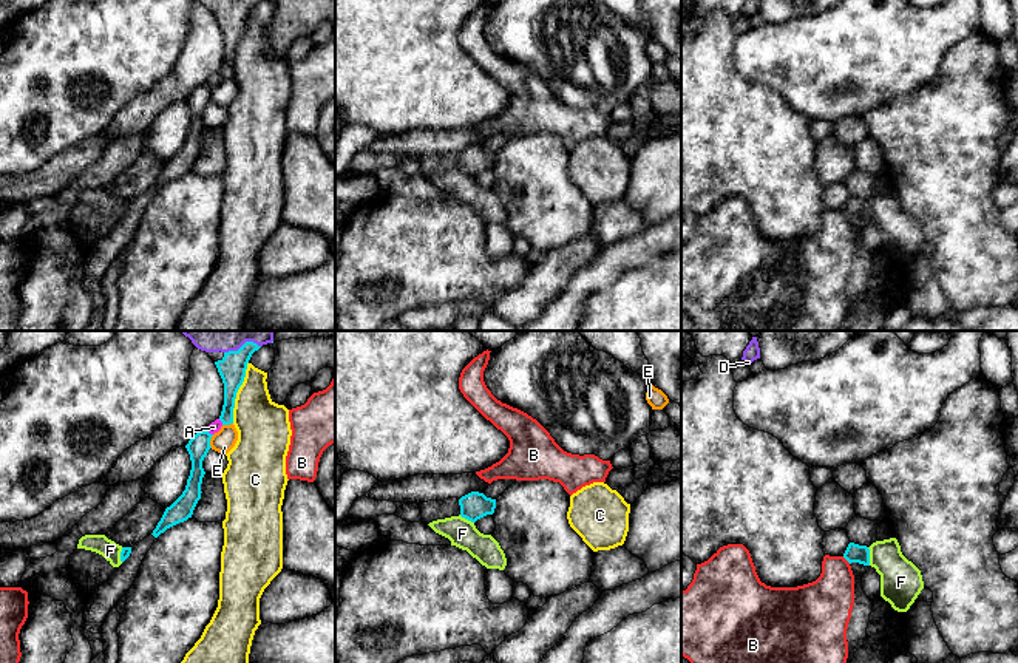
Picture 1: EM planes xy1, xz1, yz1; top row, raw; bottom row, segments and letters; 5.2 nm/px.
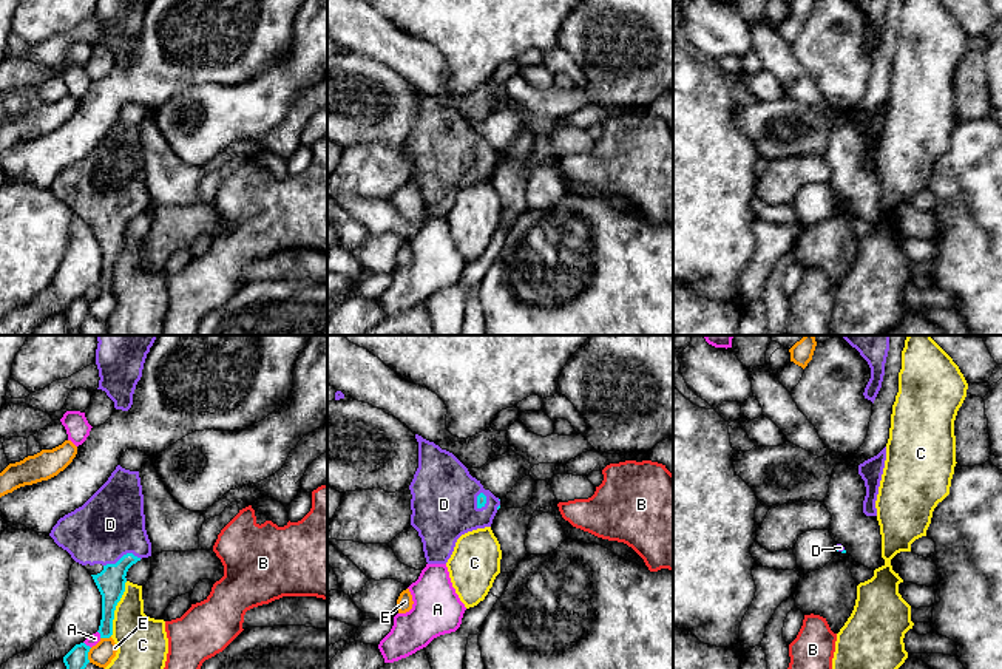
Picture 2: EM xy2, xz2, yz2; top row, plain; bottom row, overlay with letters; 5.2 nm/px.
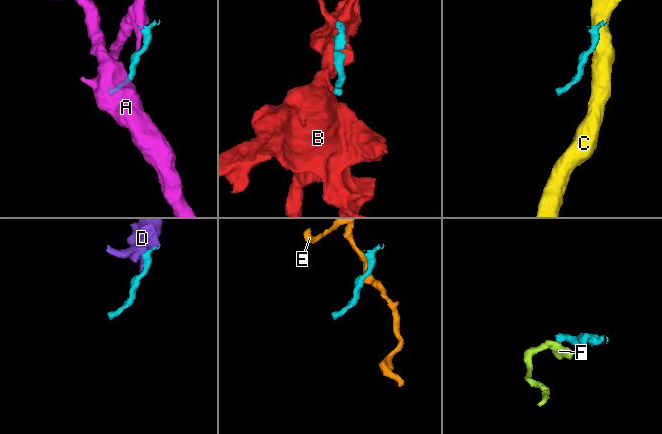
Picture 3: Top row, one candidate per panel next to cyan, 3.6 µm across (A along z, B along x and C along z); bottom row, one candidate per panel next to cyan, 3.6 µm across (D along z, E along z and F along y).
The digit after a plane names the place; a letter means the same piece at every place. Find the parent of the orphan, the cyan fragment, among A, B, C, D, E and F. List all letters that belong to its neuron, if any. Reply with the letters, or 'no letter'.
D

